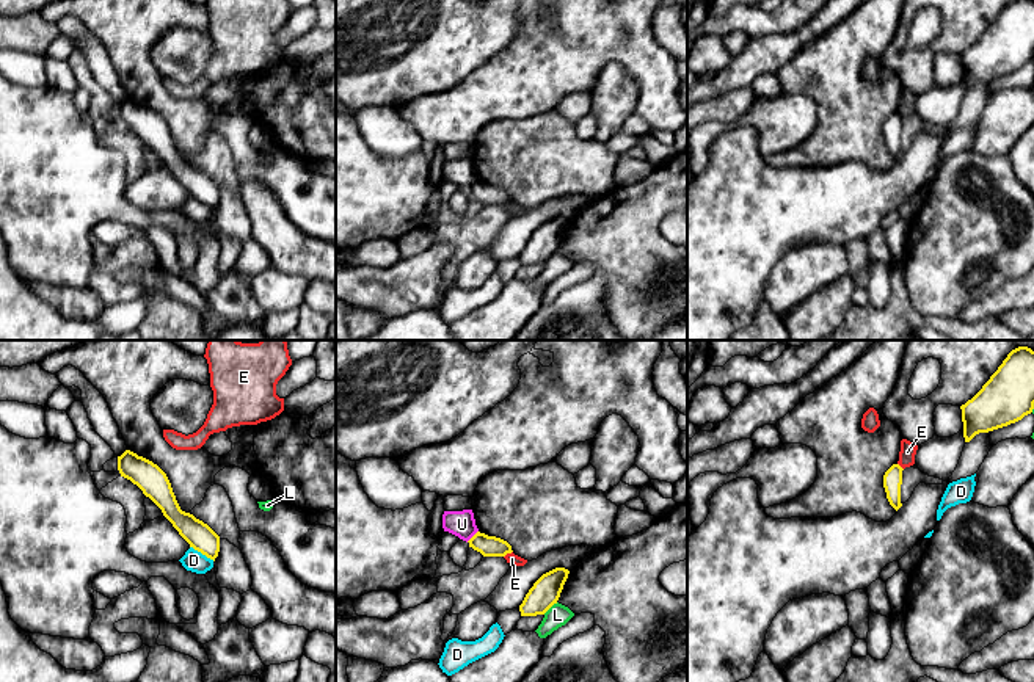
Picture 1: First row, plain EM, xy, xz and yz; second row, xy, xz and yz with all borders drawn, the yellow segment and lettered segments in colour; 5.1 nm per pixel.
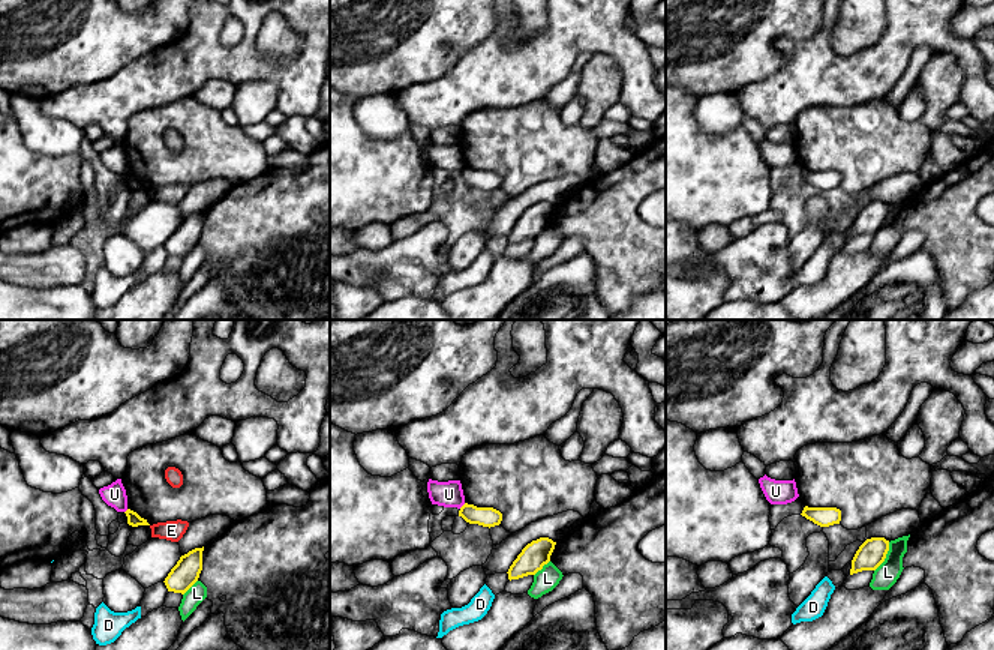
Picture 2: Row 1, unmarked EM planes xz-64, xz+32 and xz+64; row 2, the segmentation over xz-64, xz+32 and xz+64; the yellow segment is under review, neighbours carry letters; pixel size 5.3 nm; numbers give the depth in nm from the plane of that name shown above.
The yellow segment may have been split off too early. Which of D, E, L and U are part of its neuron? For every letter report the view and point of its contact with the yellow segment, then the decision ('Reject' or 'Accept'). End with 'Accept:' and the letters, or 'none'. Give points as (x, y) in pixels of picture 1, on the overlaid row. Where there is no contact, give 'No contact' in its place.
D: Touches yellow at xy (203, 554). Reject
E: Touches yellow at xz (507, 552). Reject
L: Touches yellow at xz (549, 607). Reject
U: Touches yellow at xz (473, 536). Reject
Accept: none

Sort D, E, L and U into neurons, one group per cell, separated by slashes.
D / E / L / U

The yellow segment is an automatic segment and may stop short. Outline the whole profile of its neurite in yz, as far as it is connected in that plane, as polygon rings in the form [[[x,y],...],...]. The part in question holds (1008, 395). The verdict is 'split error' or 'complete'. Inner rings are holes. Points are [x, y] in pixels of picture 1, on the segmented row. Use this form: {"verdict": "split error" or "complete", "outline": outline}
{"verdict": "complete", "outline": [[[1028,346],[1012,350],[982,389],[960,409],[965,442],[979,433],[1007,426],[1031,414],[1034,409],[1034,351]]]}

